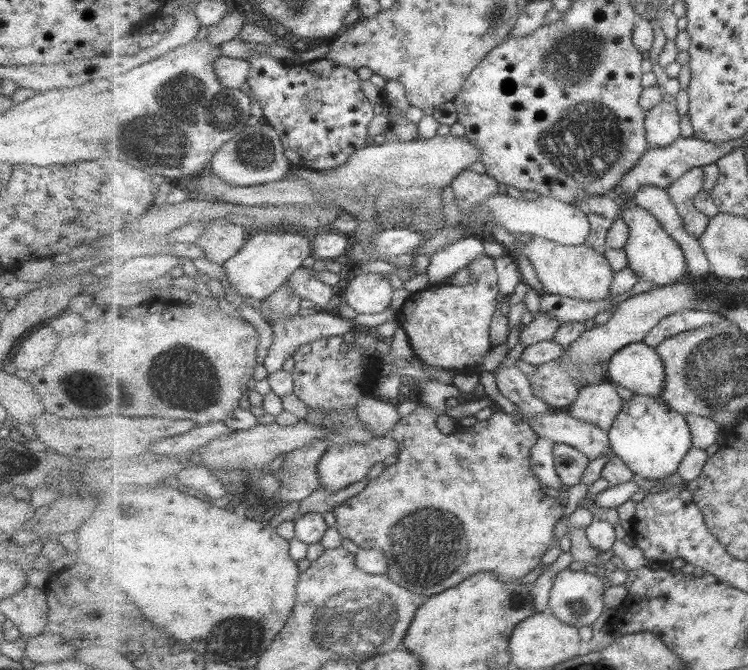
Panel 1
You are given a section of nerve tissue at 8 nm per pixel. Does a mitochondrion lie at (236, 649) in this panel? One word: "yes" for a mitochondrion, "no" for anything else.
yes

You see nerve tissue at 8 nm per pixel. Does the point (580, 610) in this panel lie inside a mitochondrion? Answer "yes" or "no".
yes

